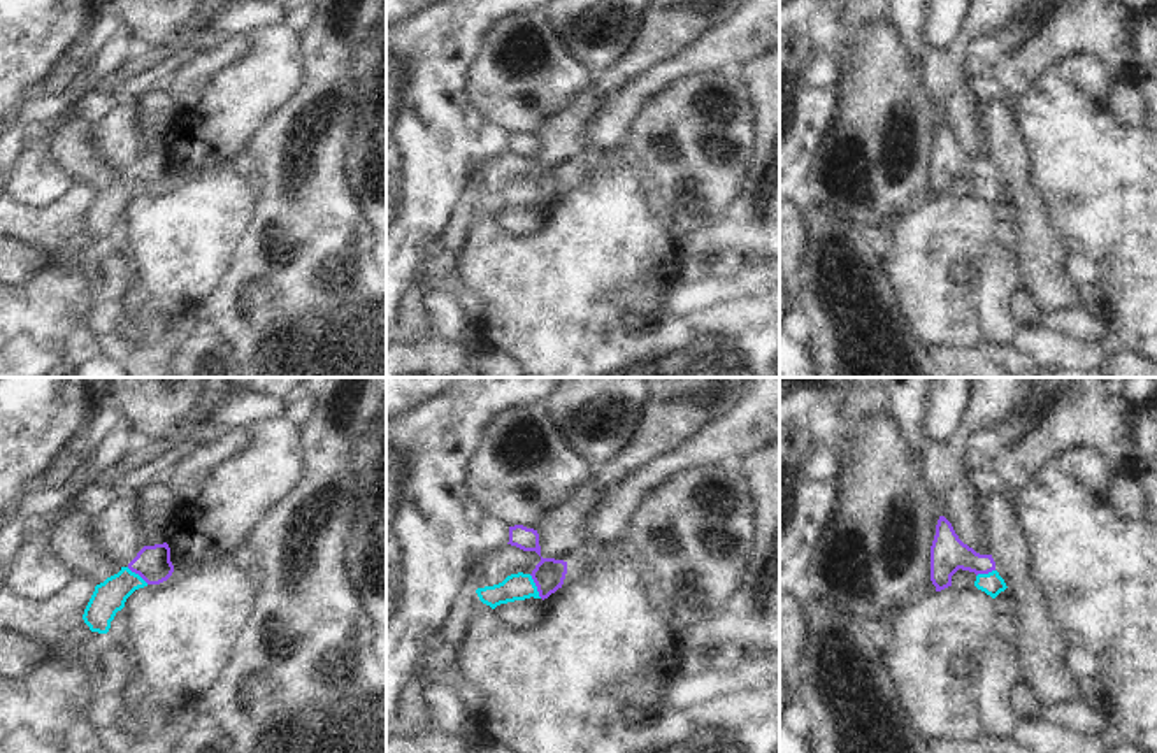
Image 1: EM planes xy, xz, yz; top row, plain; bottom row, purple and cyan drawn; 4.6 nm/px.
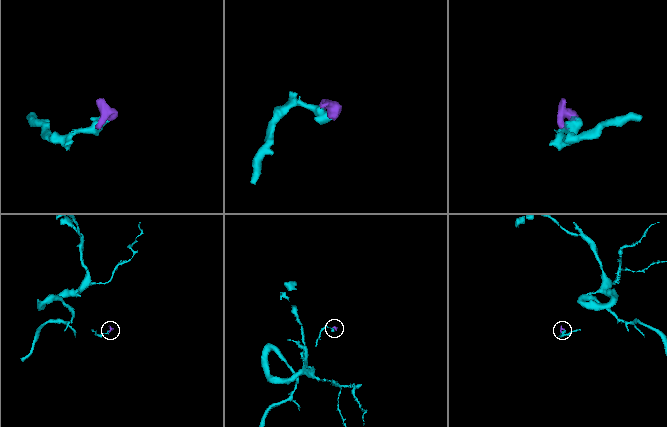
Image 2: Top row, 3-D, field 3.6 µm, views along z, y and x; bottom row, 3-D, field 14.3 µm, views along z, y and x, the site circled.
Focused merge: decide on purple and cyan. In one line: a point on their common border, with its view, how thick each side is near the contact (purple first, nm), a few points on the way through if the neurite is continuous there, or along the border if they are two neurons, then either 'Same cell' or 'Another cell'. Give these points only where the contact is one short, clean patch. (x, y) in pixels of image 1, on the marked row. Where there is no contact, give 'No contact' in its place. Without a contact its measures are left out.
Touches purple at xz (536, 585). Thickness 140 nm (purple) against 130 nm. Path across: xz (548, 574), (536, 585), (517, 587). Same cell

